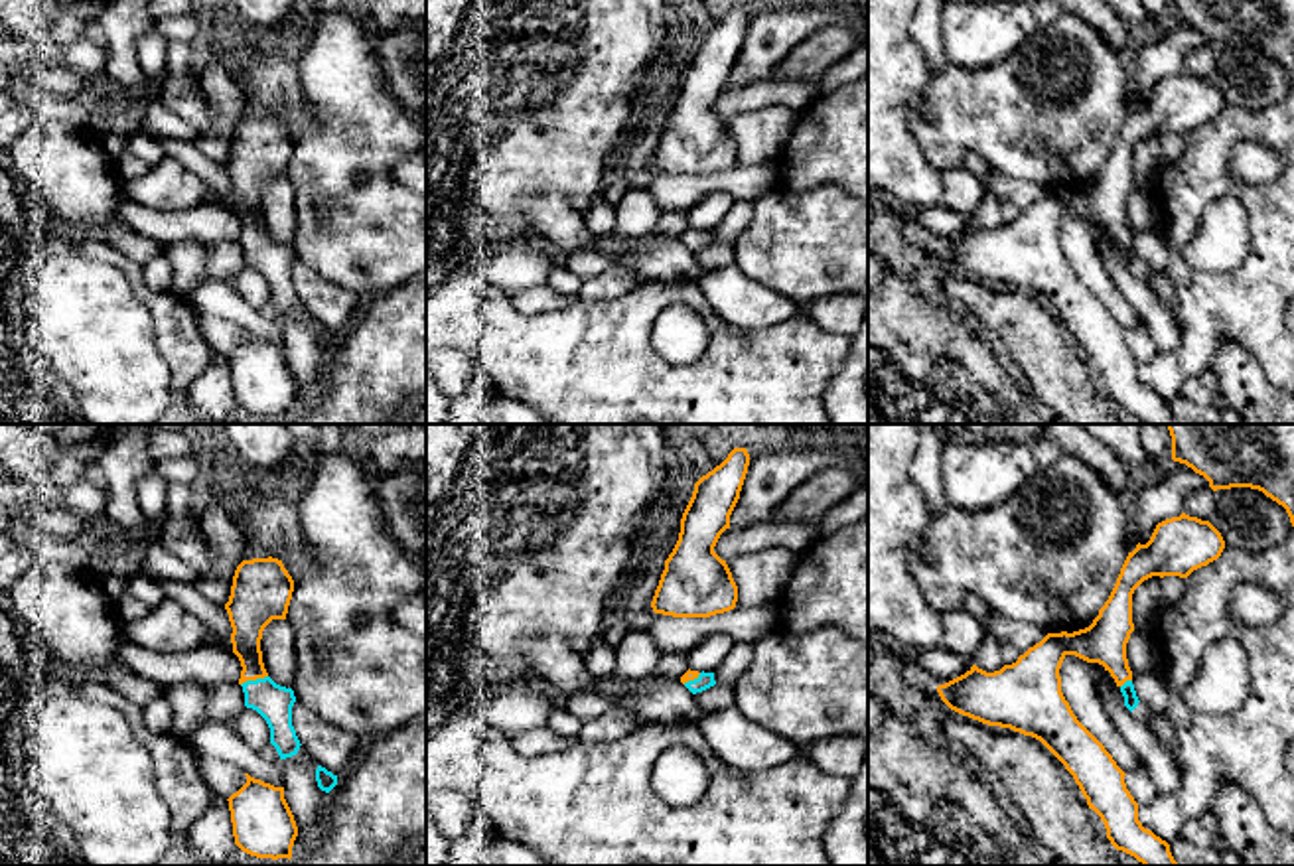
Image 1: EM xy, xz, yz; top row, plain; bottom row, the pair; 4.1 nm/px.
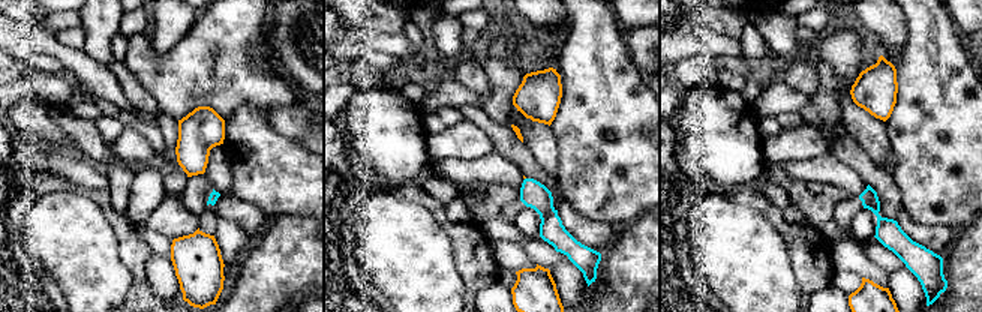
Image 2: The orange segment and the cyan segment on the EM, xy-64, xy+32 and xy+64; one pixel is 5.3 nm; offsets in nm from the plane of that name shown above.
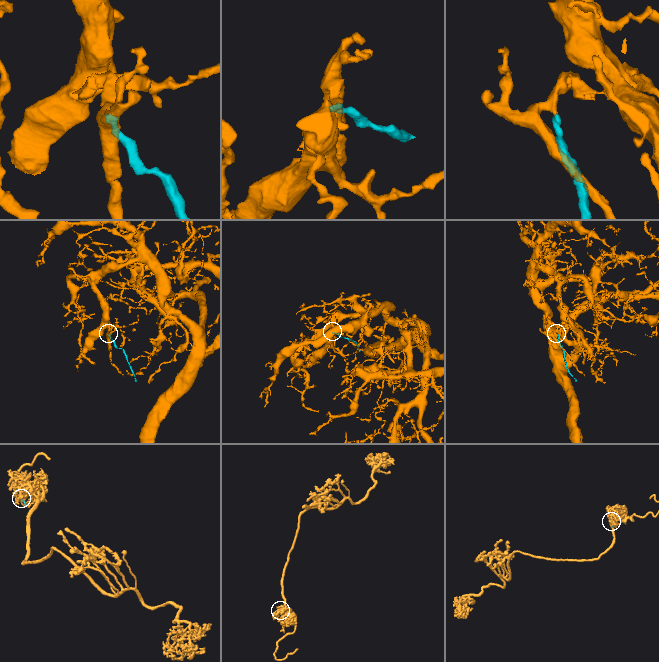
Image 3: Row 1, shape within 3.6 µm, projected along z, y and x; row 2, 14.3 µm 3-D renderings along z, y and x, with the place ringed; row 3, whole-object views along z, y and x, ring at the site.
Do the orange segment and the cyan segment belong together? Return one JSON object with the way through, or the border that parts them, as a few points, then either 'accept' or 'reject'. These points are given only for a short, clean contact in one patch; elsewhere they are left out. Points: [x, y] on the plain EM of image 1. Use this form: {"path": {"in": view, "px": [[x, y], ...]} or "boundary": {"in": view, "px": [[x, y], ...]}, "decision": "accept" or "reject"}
{"path": {"in": "xy", "px": [[249, 176], [253, 237], [271, 259]]}, "decision": "accept"}

